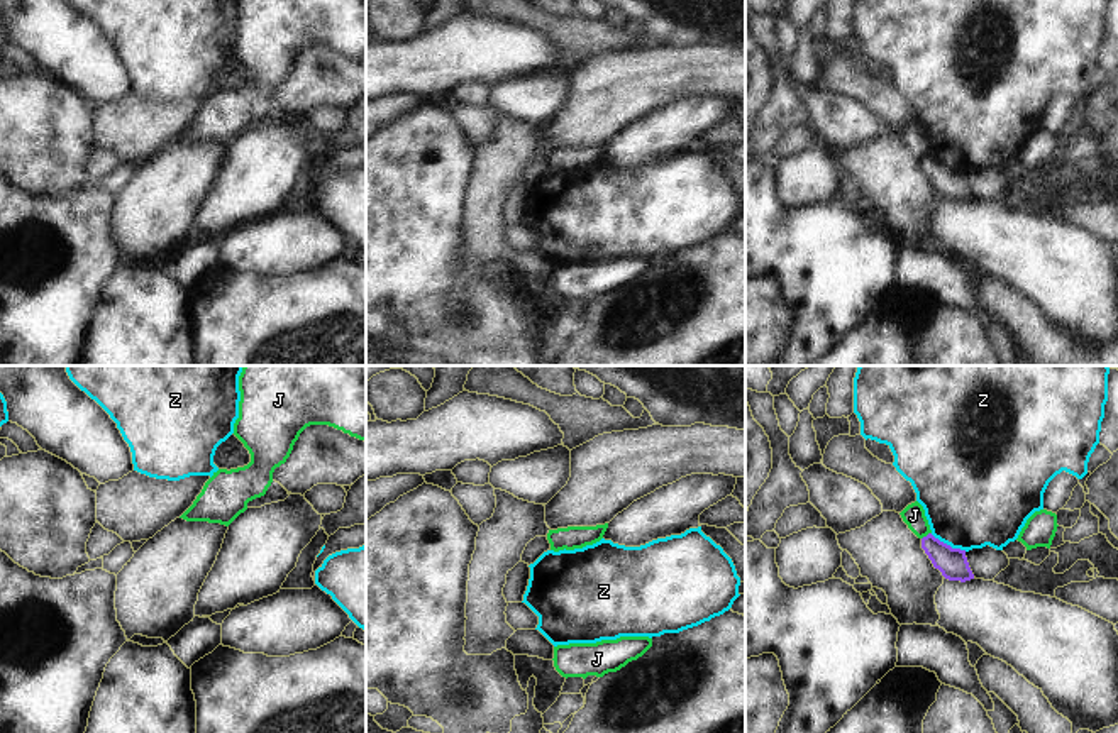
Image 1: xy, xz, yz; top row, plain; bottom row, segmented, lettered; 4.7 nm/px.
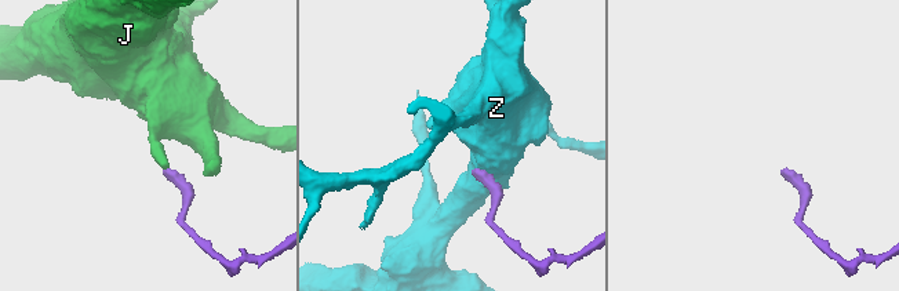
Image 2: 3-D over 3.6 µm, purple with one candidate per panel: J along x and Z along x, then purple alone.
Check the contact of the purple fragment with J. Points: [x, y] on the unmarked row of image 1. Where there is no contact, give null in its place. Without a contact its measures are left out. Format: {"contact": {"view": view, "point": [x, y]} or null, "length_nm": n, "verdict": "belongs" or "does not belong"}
{"contact": {"view": "yz", "point": [927, 156]}, "length_nm": 60, "verdict": "does not belong"}

